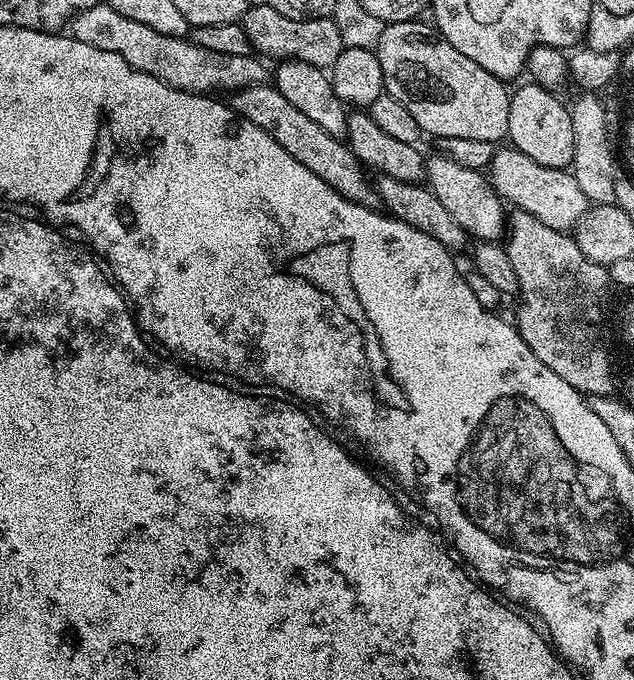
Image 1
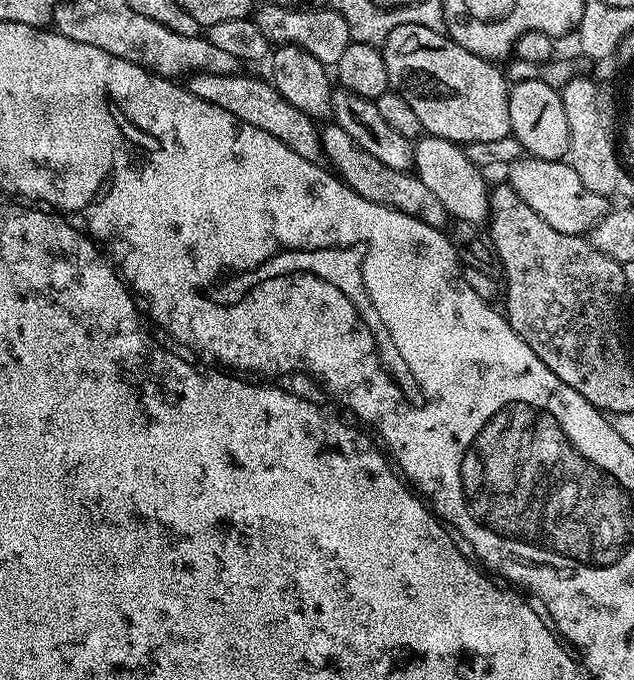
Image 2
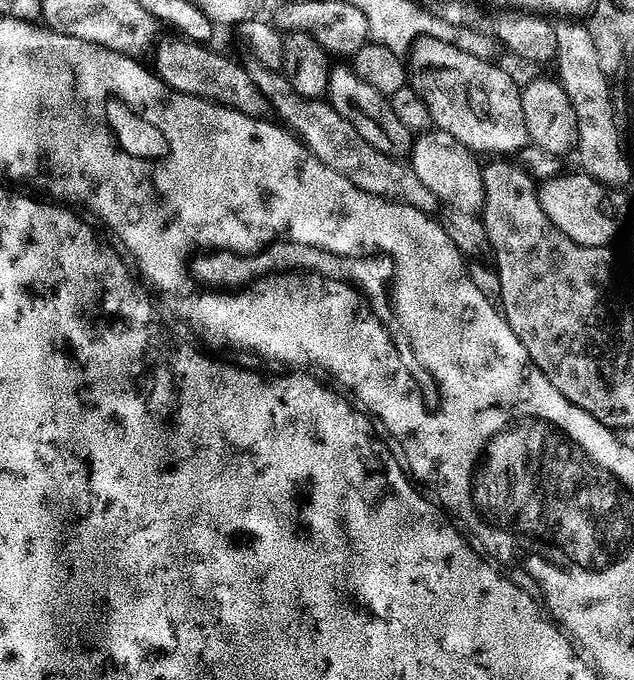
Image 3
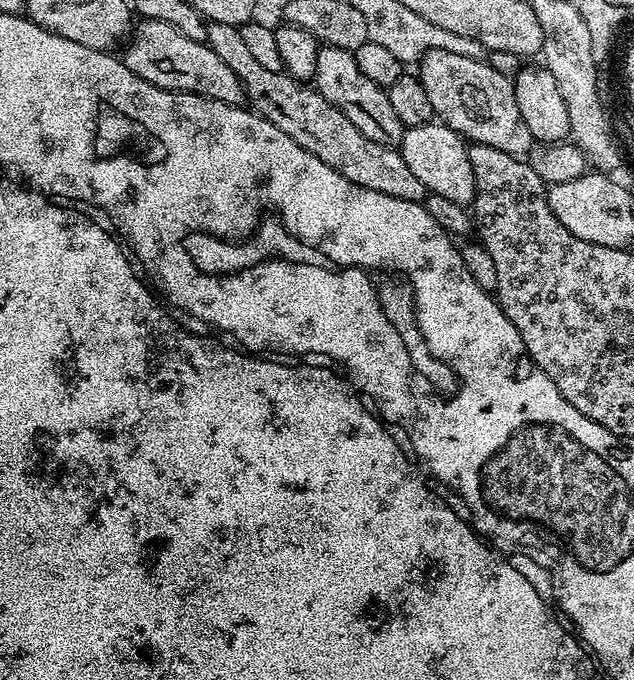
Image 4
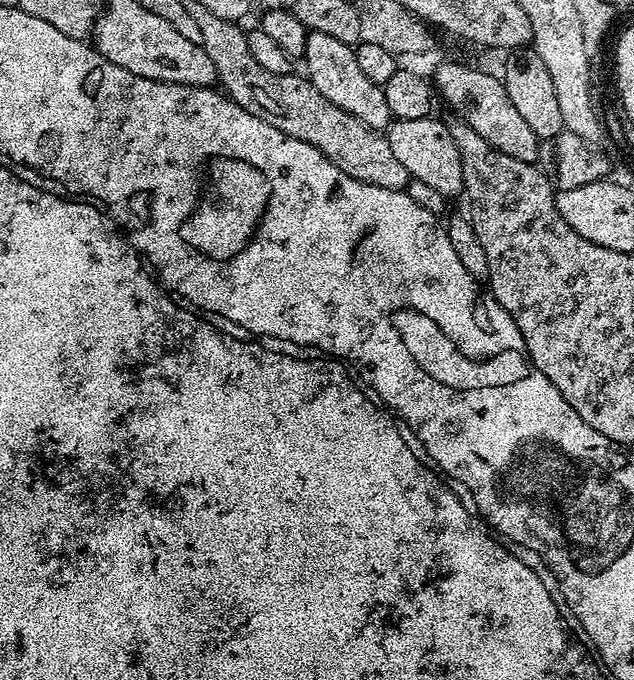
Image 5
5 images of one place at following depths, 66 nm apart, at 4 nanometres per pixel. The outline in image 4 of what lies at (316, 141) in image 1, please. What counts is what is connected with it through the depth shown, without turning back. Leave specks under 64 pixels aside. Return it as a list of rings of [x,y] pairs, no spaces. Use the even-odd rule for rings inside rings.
[[[144,20],[139,24],[127,41],[128,49],[122,52],[124,64],[131,72],[171,92],[193,92],[227,104],[236,104],[241,99],[242,85],[236,72],[205,41],[186,38],[186,34],[161,20]]]

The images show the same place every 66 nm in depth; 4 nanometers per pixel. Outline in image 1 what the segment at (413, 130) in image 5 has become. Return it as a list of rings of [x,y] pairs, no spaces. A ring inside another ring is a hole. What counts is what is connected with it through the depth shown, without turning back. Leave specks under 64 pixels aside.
[[[429,155],[426,160],[426,184],[432,189],[438,202],[446,206],[448,213],[458,221],[458,226],[462,226],[469,237],[476,236],[477,241],[499,241],[506,232],[506,204],[497,196],[489,177],[483,171],[460,166],[449,156],[435,155]]]

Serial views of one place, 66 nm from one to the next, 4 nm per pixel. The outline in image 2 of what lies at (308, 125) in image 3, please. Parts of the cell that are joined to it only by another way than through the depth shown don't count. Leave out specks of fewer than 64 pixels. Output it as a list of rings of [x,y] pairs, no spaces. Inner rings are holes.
[[[335,122],[325,123],[320,128],[320,151],[323,159],[335,169],[340,179],[358,194],[362,194],[362,198],[370,198],[382,206],[390,206],[402,214],[410,214],[410,218],[418,218],[418,222],[426,222],[426,226],[443,229],[449,223],[448,211],[442,206],[442,202],[438,202],[438,197],[429,190],[426,182],[422,182],[412,172],[399,172],[378,162],[378,158],[366,154],[366,150],[352,141],[350,134],[346,134],[346,130],[342,130],[342,126]]]

